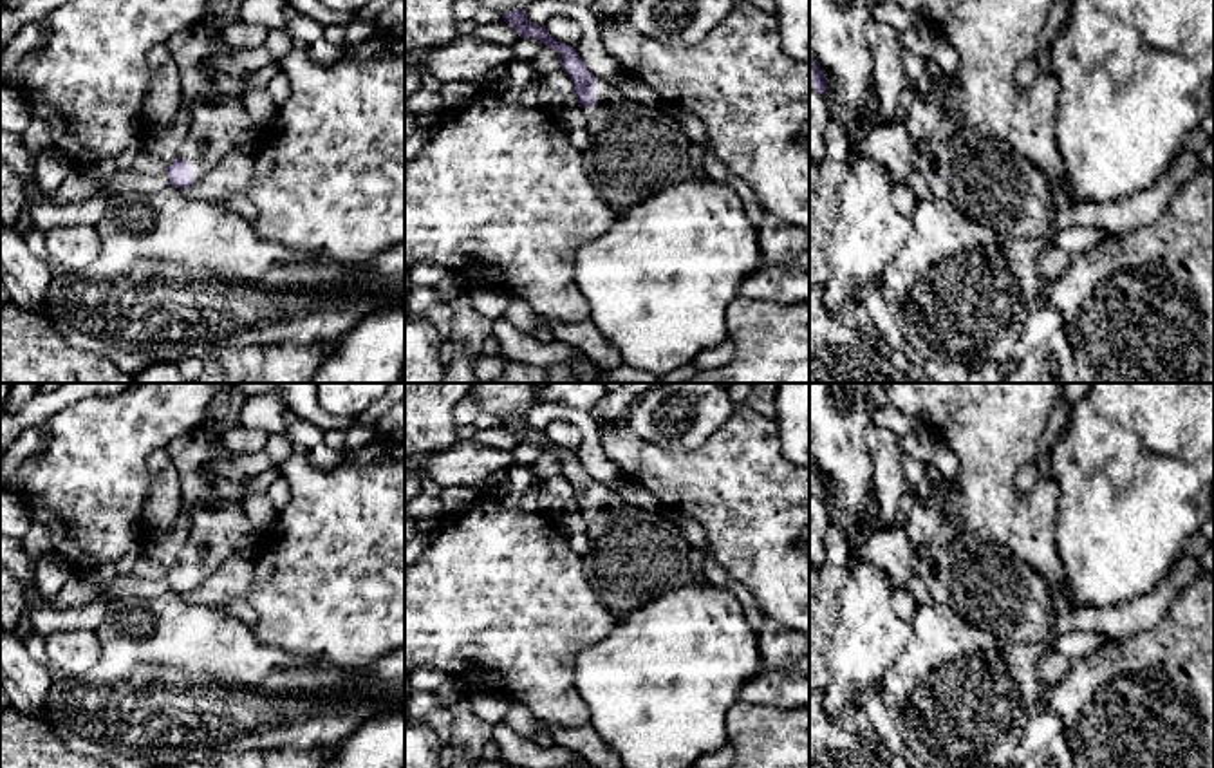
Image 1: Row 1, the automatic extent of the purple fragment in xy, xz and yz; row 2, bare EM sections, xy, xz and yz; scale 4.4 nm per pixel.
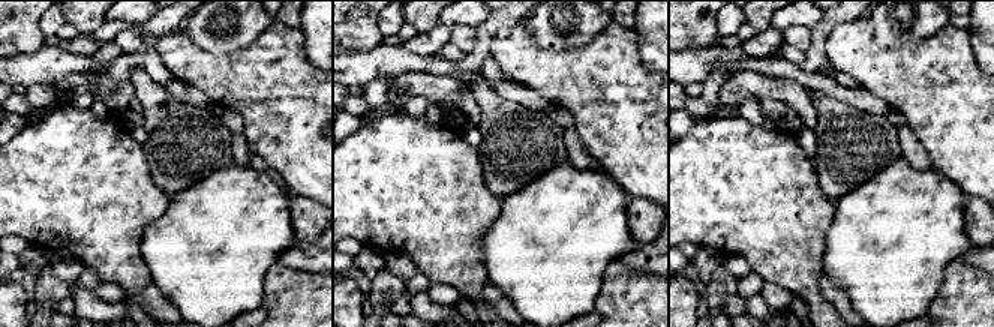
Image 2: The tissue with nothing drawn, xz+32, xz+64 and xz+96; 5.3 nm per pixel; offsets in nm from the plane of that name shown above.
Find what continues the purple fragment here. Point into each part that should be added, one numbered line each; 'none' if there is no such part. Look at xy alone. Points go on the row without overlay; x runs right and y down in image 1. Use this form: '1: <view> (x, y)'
1: xy (219, 528)

